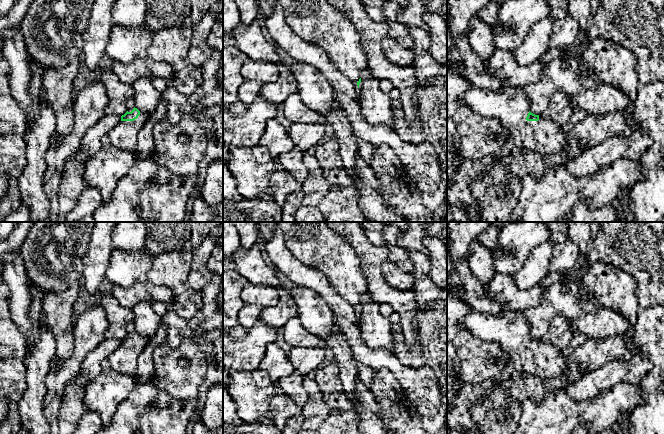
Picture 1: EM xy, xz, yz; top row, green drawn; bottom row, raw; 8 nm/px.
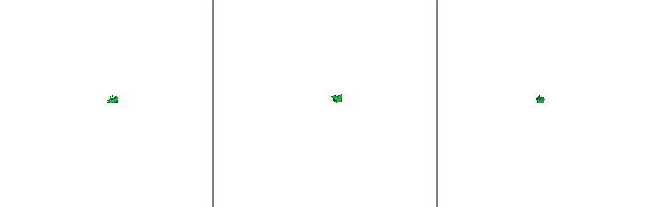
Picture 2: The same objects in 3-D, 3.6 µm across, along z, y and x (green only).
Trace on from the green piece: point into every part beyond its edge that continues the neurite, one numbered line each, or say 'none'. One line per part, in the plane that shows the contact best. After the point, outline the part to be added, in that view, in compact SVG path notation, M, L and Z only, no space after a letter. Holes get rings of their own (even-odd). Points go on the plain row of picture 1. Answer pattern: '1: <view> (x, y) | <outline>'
1: yz (510, 330) | M471 308L469 313L459 320L459 323L476 338L486 343L498 343L511 357L519 372L544 380L555 379L561 374L565 374L569 379L569 385L578 382L588 374L584 364L572 363L568 366L567 358L561 356L561 349L556 345L542 339L539 340L538 345L527 345L526 341L530 335L529 324L523 314L514 310L492 315Z

